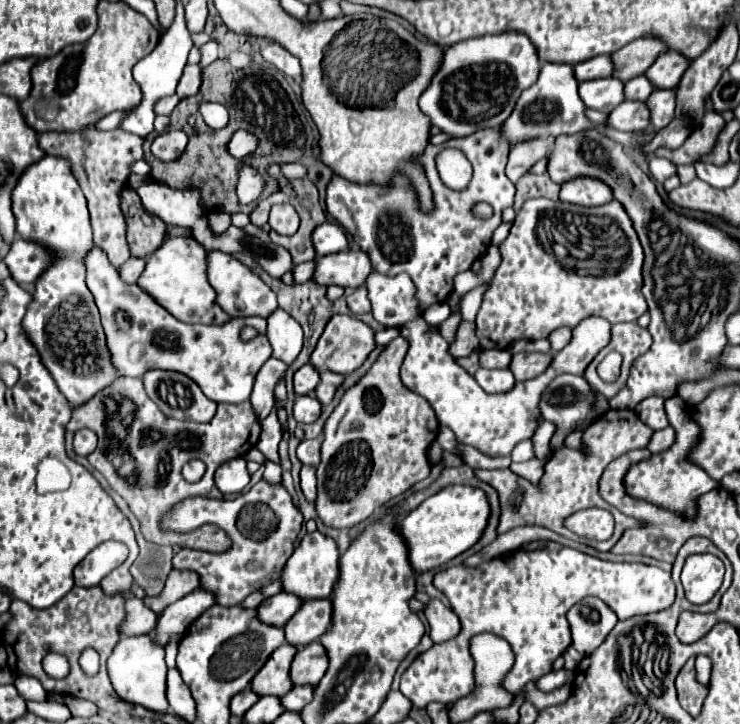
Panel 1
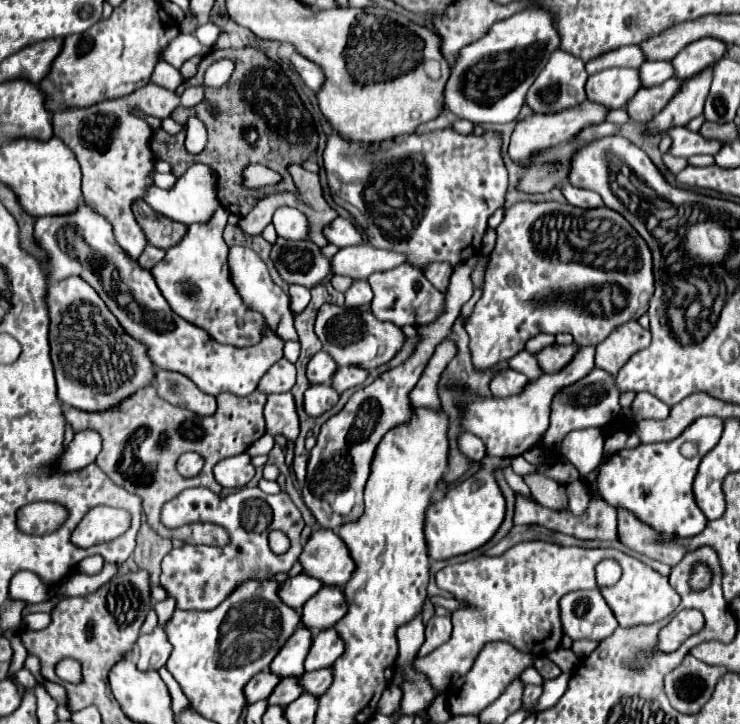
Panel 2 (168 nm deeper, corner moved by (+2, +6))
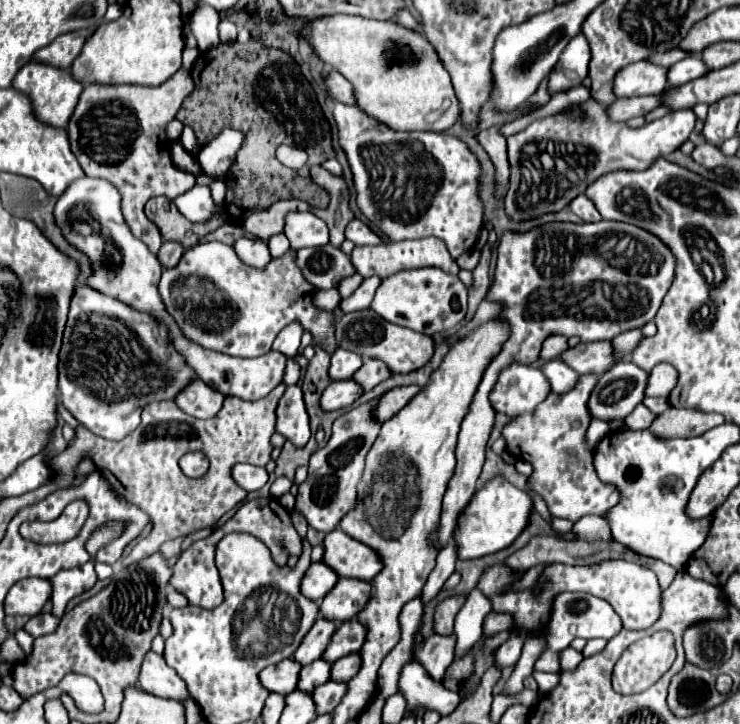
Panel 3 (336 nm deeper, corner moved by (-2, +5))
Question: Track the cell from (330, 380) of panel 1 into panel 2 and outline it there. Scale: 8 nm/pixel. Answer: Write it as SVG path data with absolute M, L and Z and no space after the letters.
M340 366L340 368L336 368L336 372L332 376L332 388L338 394L342 394L344 390L348 390L352 386L362 384L366 380L366 376L368 376L368 370L364 370L360 366L344 366L344 368Z

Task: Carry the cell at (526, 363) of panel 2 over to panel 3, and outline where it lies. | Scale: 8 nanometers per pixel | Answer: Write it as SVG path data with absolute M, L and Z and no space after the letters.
M554 359L554 361L546 363L542 367L542 371L552 385L552 393L558 393L558 395L564 395L564 393L572 391L572 387L576 387L576 383L580 379L580 375L572 367L564 365L564 361L560 361L560 359Z

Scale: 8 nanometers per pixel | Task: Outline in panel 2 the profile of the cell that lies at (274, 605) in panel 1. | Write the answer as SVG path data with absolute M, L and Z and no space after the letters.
M298 574L298 576L288 578L286 582L280 584L278 596L280 596L280 600L284 600L284 604L288 604L290 608L300 610L302 604L320 590L320 586L322 586L320 580L310 578L310 576L306 576L306 574Z

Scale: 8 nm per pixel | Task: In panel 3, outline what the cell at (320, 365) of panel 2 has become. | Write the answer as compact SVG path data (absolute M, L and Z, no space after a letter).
M336 349L336 353L332 355L332 363L330 363L330 377L332 379L350 379L362 365L362 357L346 351L346 349Z

